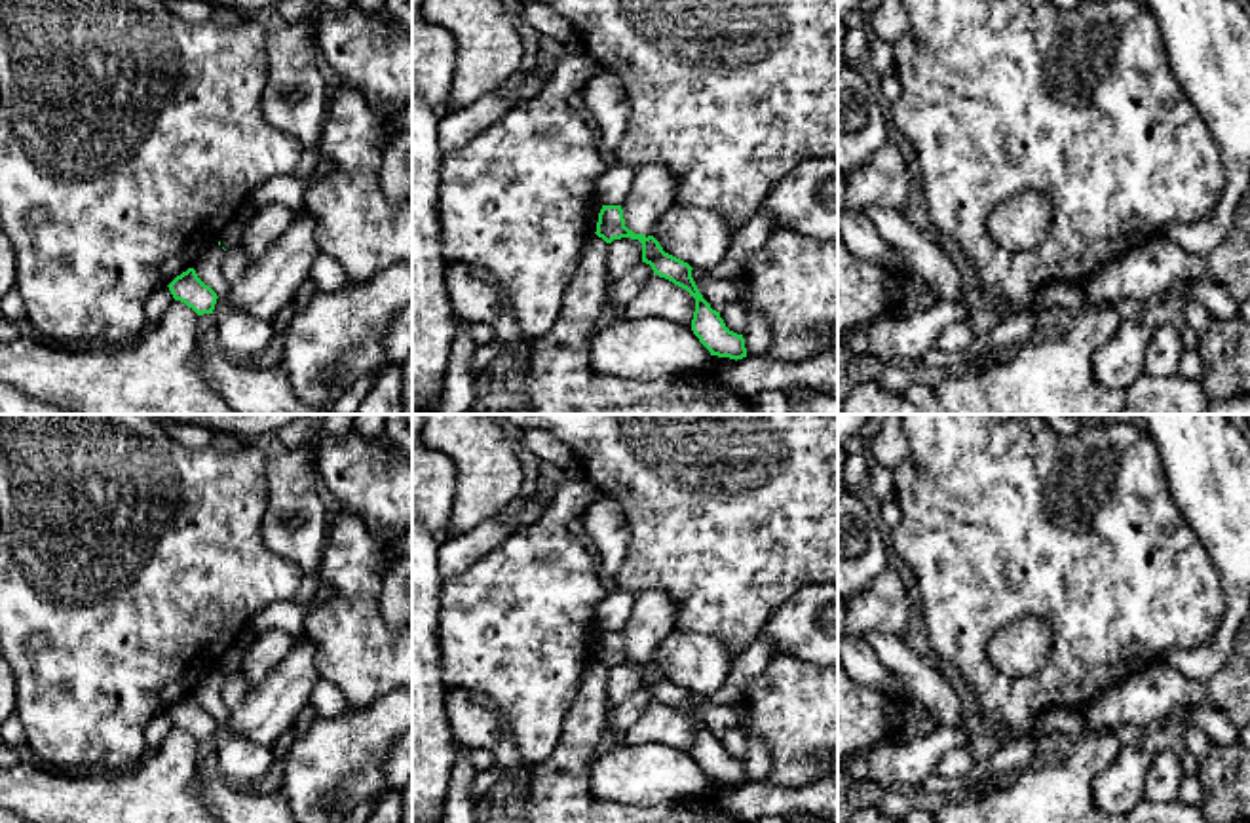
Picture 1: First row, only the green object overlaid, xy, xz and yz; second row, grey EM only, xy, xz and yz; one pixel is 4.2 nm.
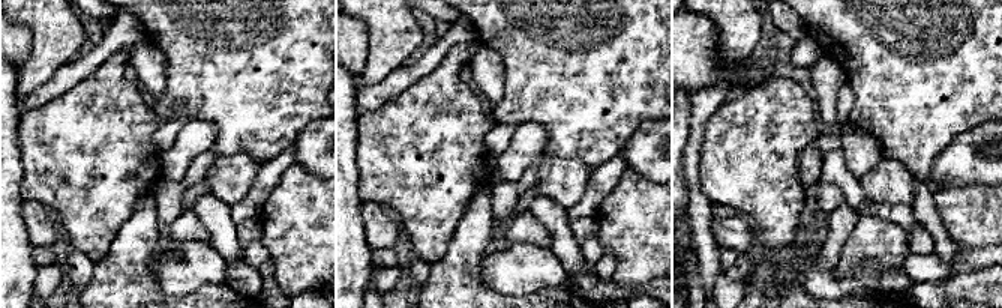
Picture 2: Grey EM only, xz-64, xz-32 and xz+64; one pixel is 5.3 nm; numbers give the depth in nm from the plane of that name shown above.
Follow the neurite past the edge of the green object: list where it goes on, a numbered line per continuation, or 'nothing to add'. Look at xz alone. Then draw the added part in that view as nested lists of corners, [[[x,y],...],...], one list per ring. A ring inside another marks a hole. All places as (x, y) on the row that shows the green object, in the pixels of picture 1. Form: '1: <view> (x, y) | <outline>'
nothing to add

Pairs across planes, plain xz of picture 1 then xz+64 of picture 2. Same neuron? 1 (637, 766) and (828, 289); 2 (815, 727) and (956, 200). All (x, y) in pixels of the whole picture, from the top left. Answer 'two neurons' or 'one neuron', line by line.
1: one neuron
2: one neuron

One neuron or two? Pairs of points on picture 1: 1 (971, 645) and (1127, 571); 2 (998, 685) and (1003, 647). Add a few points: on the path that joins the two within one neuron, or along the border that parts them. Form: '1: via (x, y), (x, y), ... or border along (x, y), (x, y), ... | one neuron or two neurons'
1: via (1005, 605), (1043, 571), (1087, 571) | one neuron
2: border along (988, 639), (1003, 673), (1043, 666) | two neurons

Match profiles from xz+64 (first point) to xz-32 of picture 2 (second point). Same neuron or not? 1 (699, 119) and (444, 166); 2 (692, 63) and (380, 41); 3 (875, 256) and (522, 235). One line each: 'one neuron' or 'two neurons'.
1: two neurons
2: two neurons
3: one neuron

